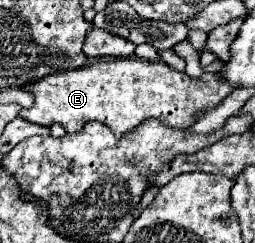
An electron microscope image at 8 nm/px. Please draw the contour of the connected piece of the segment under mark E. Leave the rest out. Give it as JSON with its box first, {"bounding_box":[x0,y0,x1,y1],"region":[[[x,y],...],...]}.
{"bounding_box":[18,58,230,136],"region":[[[116,58],[108,62],[98,60],[76,70],[54,72],[26,84],[22,90],[34,96],[32,108],[22,108],[18,112],[18,116],[28,122],[42,126],[52,126],[52,122],[58,122],[66,132],[78,132],[88,120],[98,120],[112,128],[116,136],[130,132],[146,118],[156,118],[168,128],[186,130],[198,110],[216,106],[230,92],[228,84],[224,84],[224,80],[216,74],[190,78],[164,62],[146,62],[136,58]]]}

